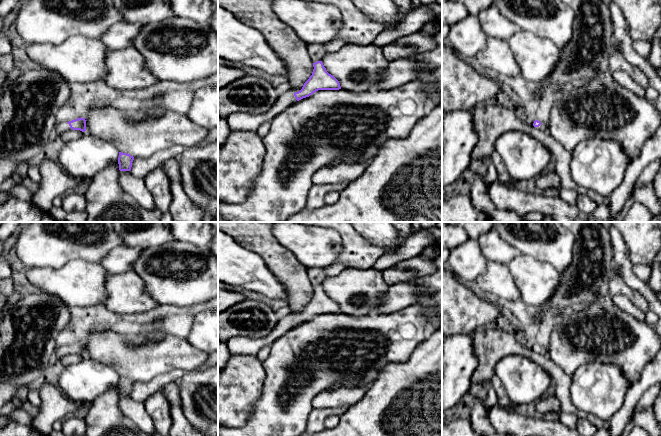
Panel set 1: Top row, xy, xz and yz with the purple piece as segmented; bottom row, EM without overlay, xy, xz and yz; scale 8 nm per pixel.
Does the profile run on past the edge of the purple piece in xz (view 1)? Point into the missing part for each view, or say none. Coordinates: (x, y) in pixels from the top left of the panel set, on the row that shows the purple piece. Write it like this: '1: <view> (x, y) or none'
1: xz (237, 121)

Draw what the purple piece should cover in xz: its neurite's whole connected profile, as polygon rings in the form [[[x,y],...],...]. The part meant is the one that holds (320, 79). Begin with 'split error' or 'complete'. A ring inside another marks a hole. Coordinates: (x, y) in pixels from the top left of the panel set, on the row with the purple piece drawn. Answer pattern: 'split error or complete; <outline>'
split error; [[[322,61],[313,63],[313,72],[304,83],[302,89],[294,94],[288,92],[279,95],[275,104],[263,114],[232,113],[226,119],[231,130],[257,131],[264,122],[271,120],[296,103],[297,101],[309,97],[318,90],[339,90],[339,81],[329,74]]]

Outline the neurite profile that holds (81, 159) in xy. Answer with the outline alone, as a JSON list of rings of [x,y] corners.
[[[84,133],[79,139],[64,143],[57,162],[76,180],[89,180],[108,166],[118,164],[119,151],[110,142]]]

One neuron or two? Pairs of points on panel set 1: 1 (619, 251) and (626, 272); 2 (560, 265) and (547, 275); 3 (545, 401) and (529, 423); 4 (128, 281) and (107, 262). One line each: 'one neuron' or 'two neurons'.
1: one neuron
2: two neurons
3: two neurons
4: two neurons

